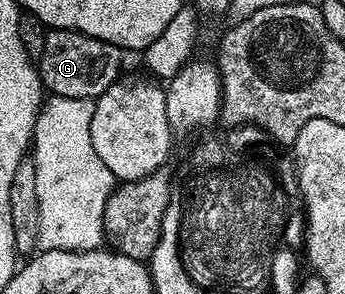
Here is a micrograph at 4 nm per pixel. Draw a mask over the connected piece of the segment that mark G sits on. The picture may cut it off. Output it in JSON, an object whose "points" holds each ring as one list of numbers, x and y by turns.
{"points":[[53,29,47,33,45,51,37,58,37,68,48,94,94,99,119,80,124,72,123,57,124,50,116,45,106,45,101,39,93,39,72,29]]}

